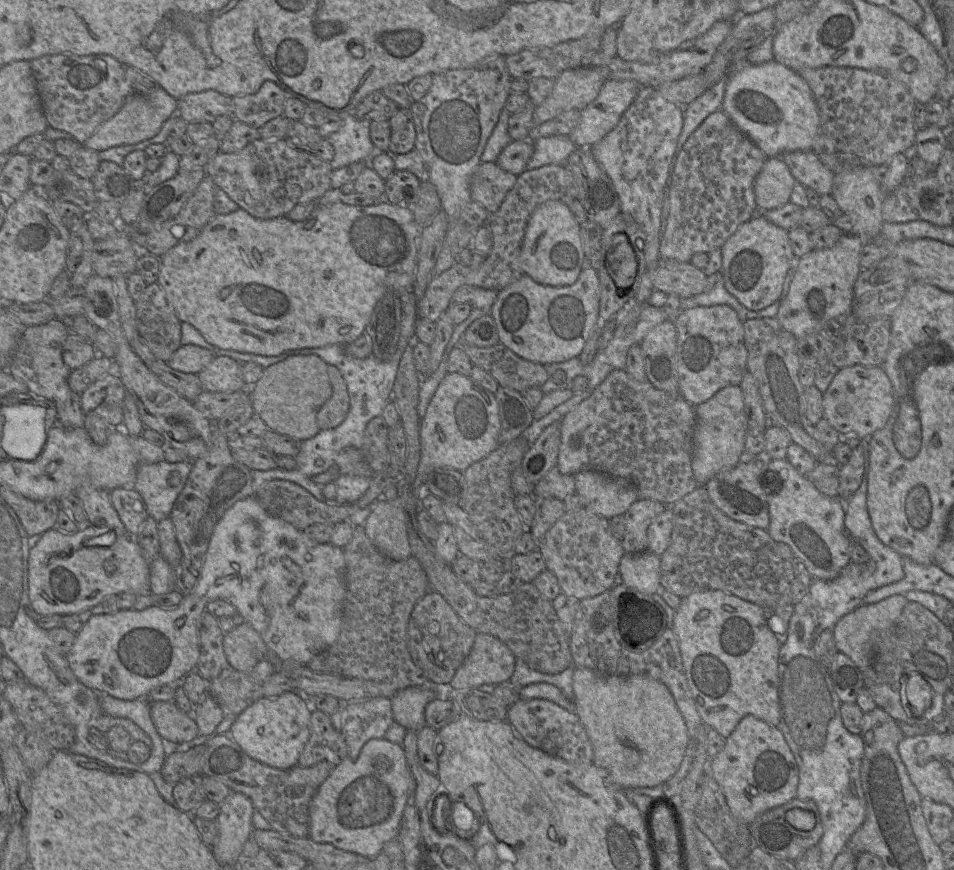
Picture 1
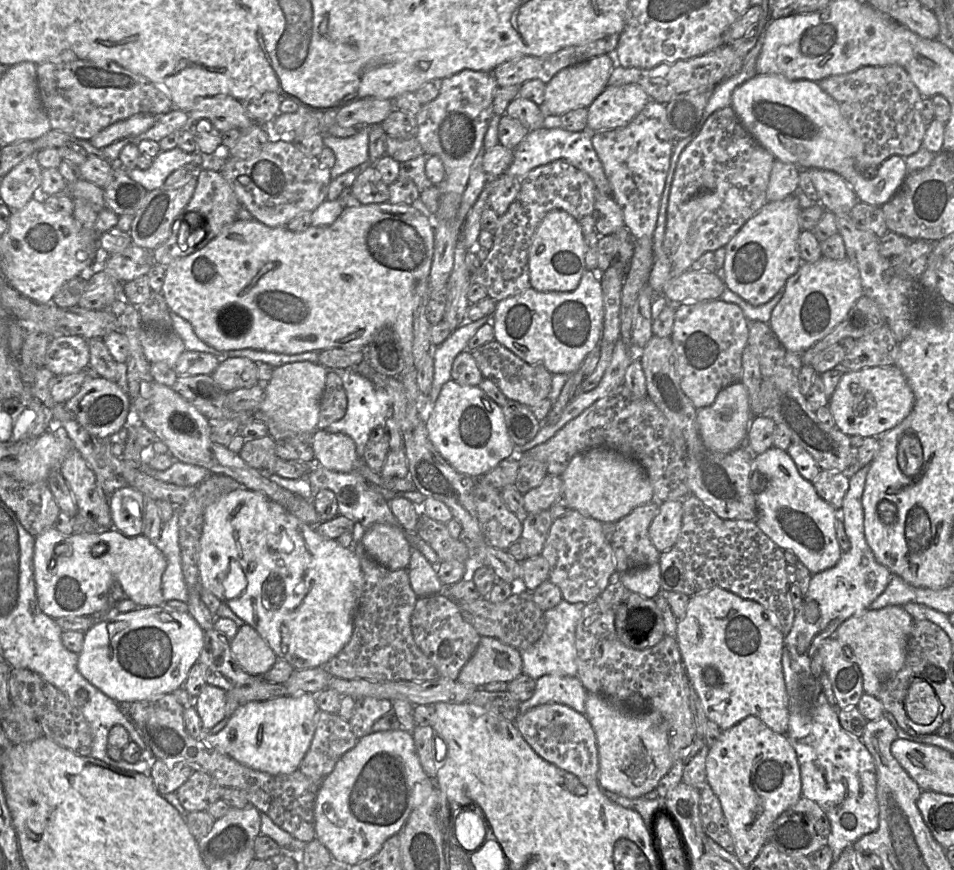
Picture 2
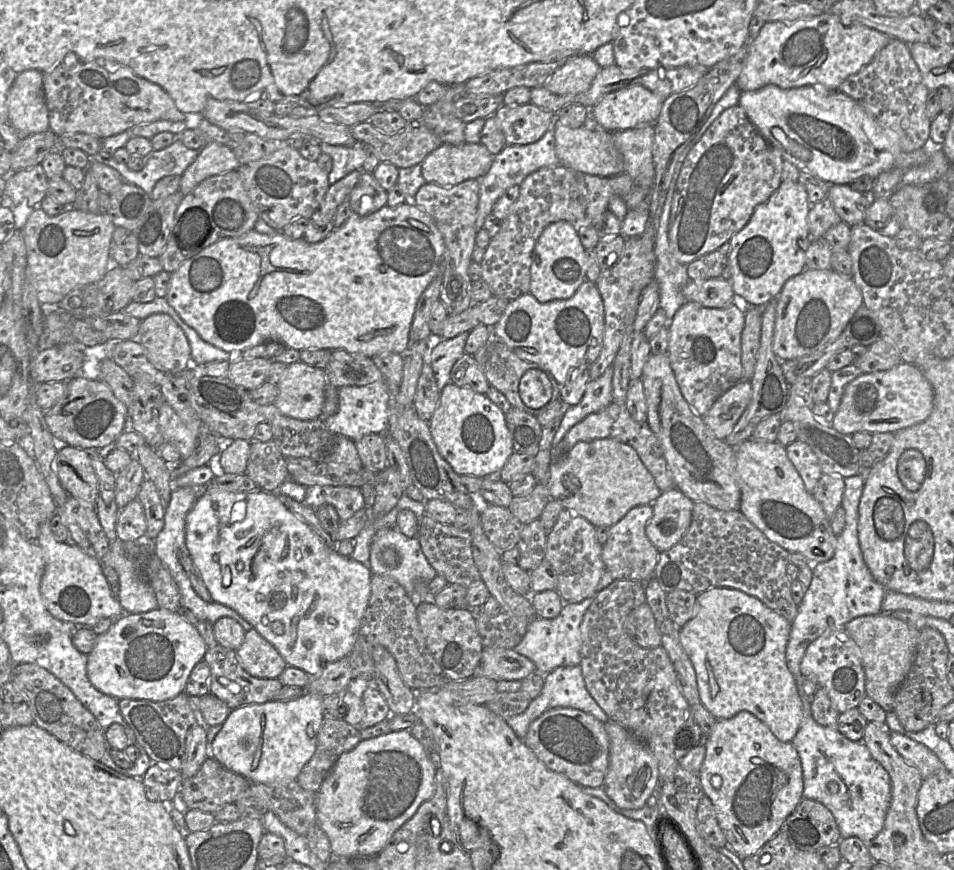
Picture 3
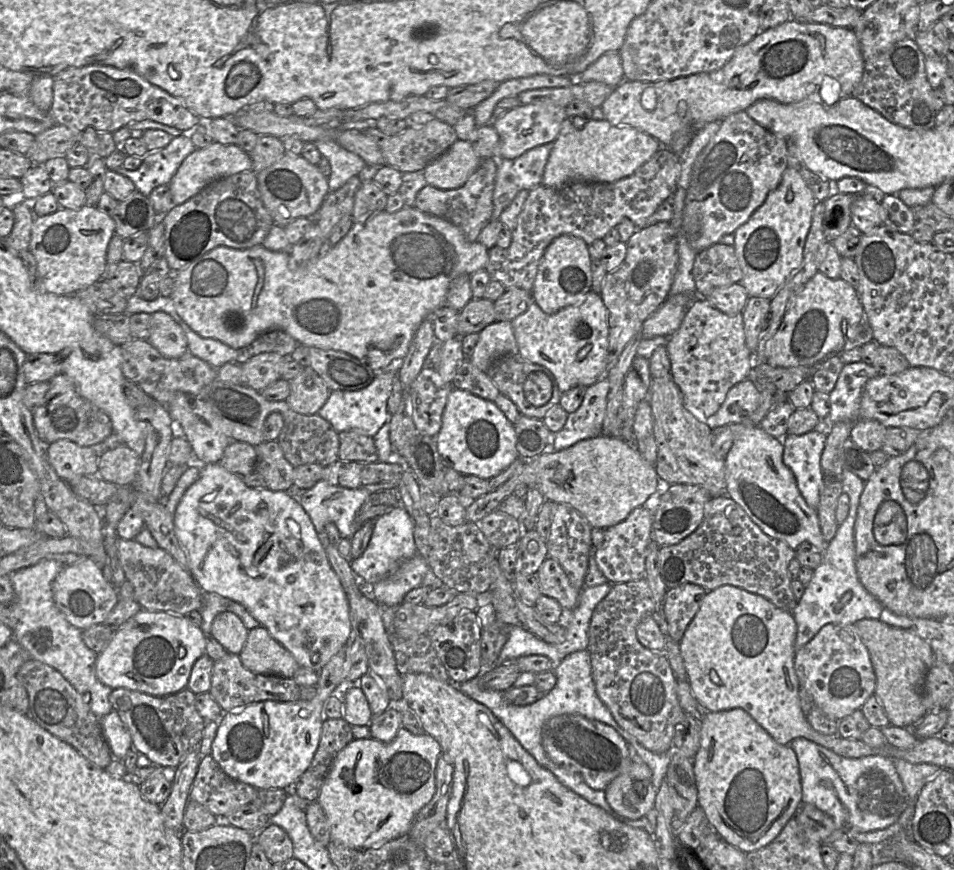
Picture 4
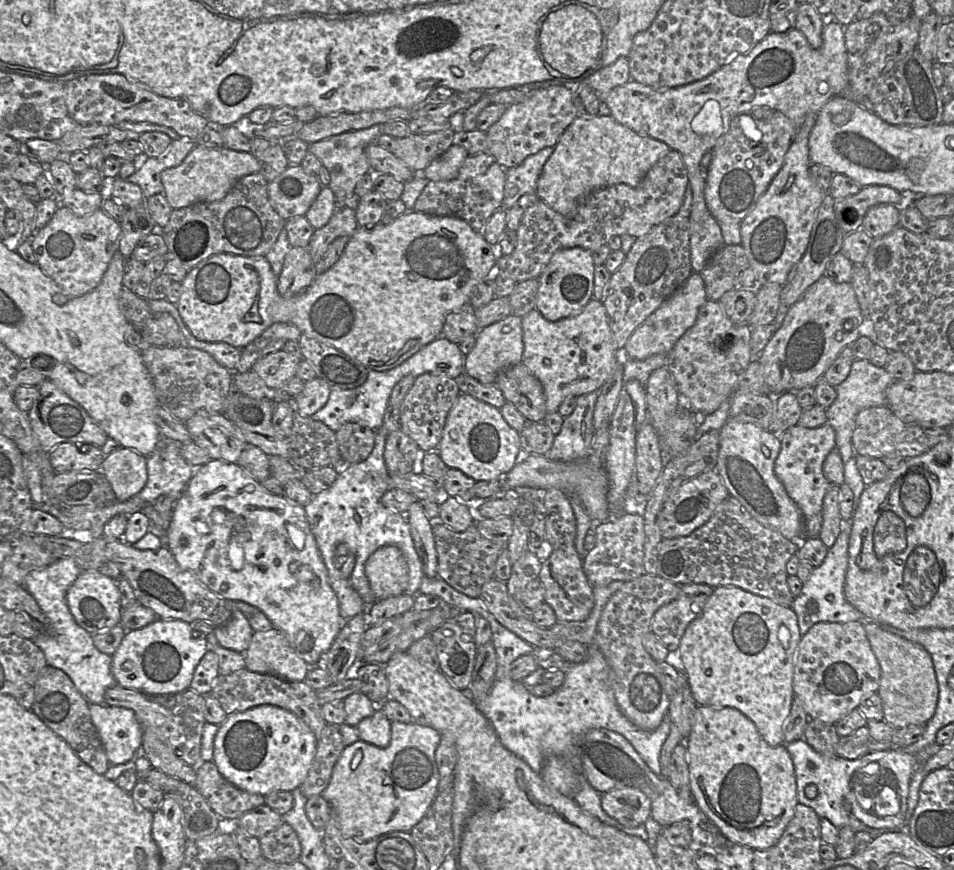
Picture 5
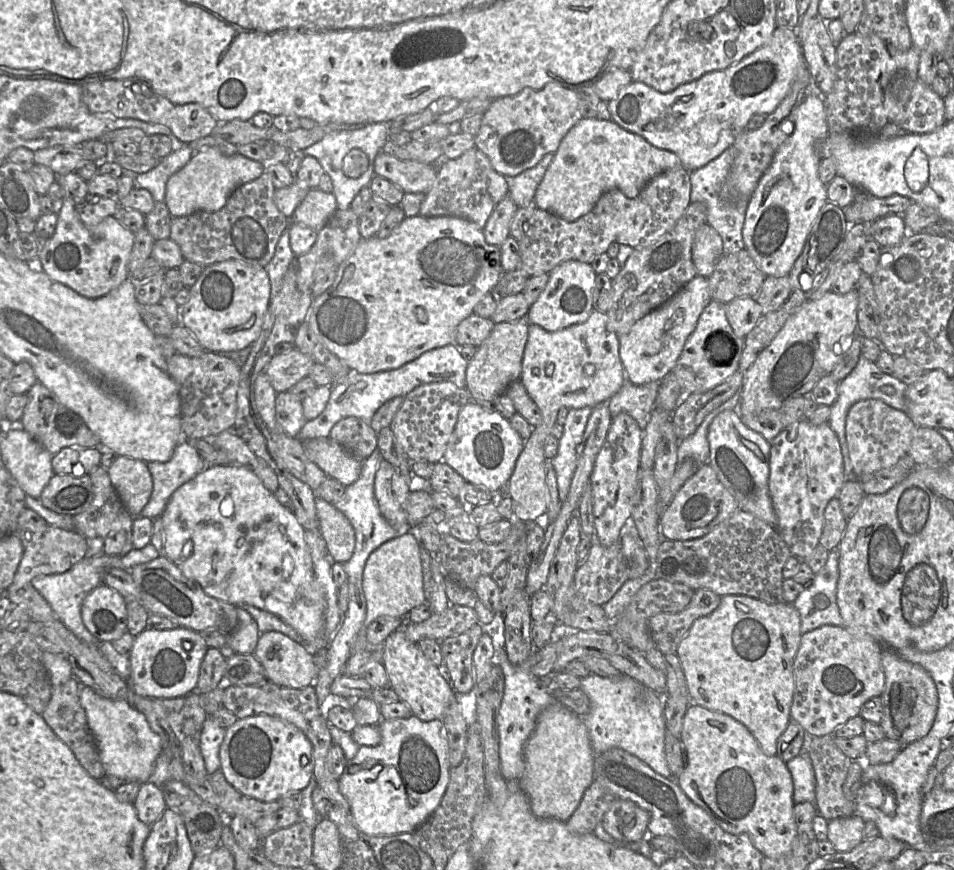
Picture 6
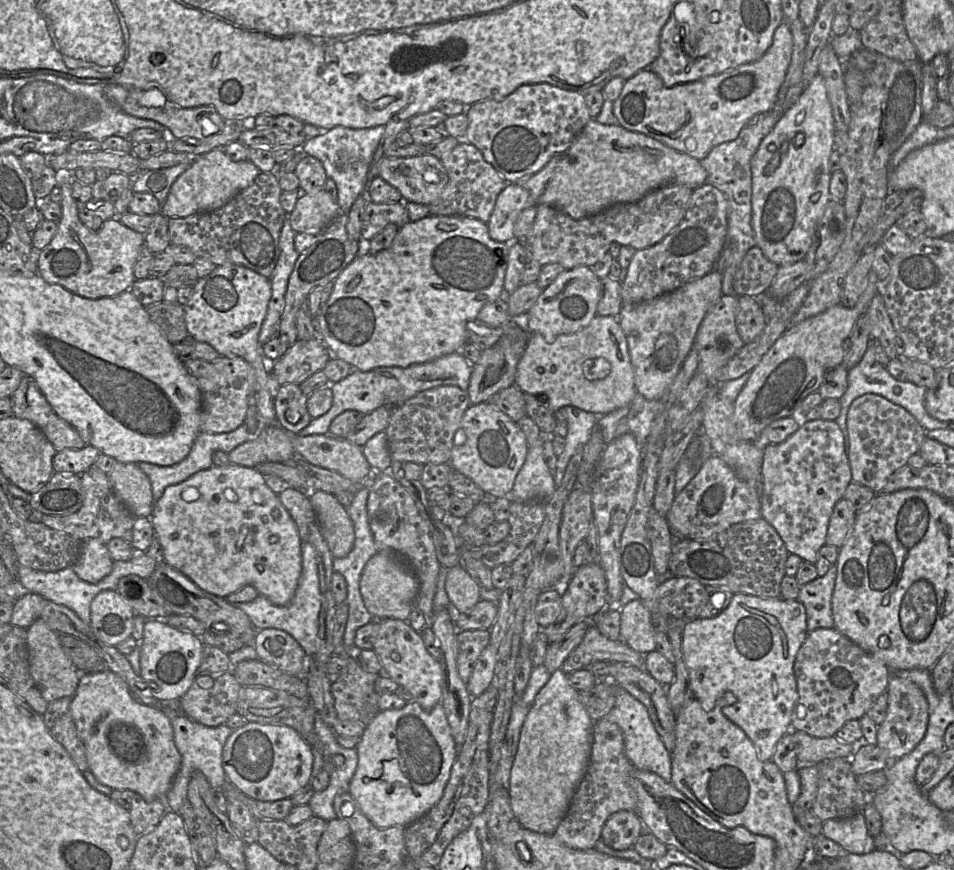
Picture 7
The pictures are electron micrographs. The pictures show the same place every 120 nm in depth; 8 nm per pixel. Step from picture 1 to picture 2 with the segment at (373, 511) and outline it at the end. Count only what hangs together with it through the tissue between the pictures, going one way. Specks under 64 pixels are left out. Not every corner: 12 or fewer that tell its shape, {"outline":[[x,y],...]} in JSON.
{"outline":[[376,523],[362,543],[386,568],[408,568],[411,544],[401,527]]}

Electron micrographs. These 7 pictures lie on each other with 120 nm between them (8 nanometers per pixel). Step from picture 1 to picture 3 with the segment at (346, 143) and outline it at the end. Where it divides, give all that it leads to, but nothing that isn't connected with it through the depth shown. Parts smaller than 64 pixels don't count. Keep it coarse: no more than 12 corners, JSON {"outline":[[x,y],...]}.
{"outline":[[320,144],[332,158],[328,174],[334,184],[365,162],[365,144]]}

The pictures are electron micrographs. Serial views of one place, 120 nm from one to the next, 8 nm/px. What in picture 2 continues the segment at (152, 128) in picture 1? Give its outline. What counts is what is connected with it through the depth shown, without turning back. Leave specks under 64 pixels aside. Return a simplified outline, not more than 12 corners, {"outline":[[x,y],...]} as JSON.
{"outline":[[138,113],[109,125],[89,141],[102,149],[150,129],[155,115]]}

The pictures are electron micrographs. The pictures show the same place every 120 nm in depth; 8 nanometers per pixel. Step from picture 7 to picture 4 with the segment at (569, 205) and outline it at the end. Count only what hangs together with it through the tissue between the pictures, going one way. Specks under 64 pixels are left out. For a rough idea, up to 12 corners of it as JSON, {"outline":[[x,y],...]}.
{"outline":[[570,116],[542,185],[615,182],[661,147],[605,119]]}

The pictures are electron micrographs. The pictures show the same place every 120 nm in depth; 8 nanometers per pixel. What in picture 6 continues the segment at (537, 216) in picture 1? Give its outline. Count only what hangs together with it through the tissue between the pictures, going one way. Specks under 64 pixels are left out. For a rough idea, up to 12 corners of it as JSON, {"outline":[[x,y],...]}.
{"outline":[[568,260],[526,320],[549,332],[585,322],[596,273]]}

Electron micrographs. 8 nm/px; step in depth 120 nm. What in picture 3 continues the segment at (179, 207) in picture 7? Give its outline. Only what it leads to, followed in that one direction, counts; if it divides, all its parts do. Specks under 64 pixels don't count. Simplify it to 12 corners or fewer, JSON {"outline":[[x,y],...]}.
{"outline":[[208,142],[181,175],[184,196],[204,179],[237,170],[234,152]]}

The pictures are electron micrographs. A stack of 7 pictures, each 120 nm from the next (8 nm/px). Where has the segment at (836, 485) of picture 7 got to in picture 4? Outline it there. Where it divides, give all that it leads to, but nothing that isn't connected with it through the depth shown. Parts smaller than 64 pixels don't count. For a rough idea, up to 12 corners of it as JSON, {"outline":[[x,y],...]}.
{"outline":[[827,434],[783,439],[783,463],[806,504],[817,509]]}

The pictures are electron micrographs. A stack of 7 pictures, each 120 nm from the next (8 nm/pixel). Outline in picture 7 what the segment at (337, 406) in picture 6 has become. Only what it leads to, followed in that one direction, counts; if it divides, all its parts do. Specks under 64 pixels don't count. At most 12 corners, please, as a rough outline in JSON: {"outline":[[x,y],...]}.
{"outline":[[461,352],[408,367],[353,369],[331,383],[332,406],[301,436],[329,434],[347,410],[396,408],[443,385],[467,391]]}

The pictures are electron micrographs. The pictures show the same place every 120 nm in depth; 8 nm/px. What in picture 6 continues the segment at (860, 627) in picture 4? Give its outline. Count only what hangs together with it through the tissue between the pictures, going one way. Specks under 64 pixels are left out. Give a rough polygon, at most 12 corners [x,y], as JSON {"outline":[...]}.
{"outline":[[882,647],[885,738],[930,731],[938,693],[919,664]]}

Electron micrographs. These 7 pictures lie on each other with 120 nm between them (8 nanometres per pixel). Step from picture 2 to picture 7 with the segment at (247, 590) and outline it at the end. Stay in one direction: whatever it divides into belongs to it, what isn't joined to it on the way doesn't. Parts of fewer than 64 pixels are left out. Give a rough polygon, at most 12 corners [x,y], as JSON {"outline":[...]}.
{"outline":[[211,466],[150,516],[164,561],[226,598],[275,605],[297,526],[255,468]]}

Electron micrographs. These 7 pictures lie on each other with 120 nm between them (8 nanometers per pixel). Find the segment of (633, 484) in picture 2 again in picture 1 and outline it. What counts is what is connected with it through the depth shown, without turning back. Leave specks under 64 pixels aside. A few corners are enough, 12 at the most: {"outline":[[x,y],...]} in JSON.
{"outline":[[593,470],[574,478],[584,509],[608,520],[639,500],[629,481]]}

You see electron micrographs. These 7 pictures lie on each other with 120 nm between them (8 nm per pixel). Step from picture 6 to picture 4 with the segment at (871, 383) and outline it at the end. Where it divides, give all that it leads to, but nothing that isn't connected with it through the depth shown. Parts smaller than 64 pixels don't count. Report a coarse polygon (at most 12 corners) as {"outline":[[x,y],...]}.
{"outline":[[864,362],[845,364],[829,393],[831,424],[859,419],[866,382]]}

